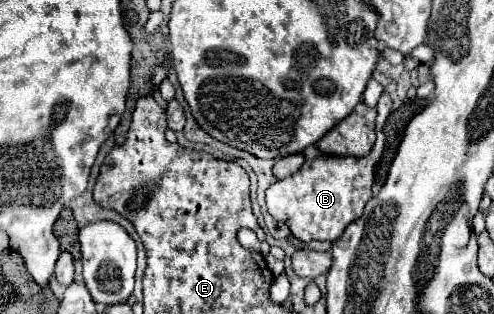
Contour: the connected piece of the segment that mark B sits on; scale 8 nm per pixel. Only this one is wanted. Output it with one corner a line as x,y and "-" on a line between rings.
387,93
381,95
377,103
377,141
373,145
371,155
355,159
355,157
319,157
313,161
305,161
305,165
291,177
275,181
267,189
267,211
281,223
285,223
293,237
309,243
309,241
335,241
345,227
359,219
365,203
373,197
373,167
383,155
385,137
383,125
391,113
391,97

